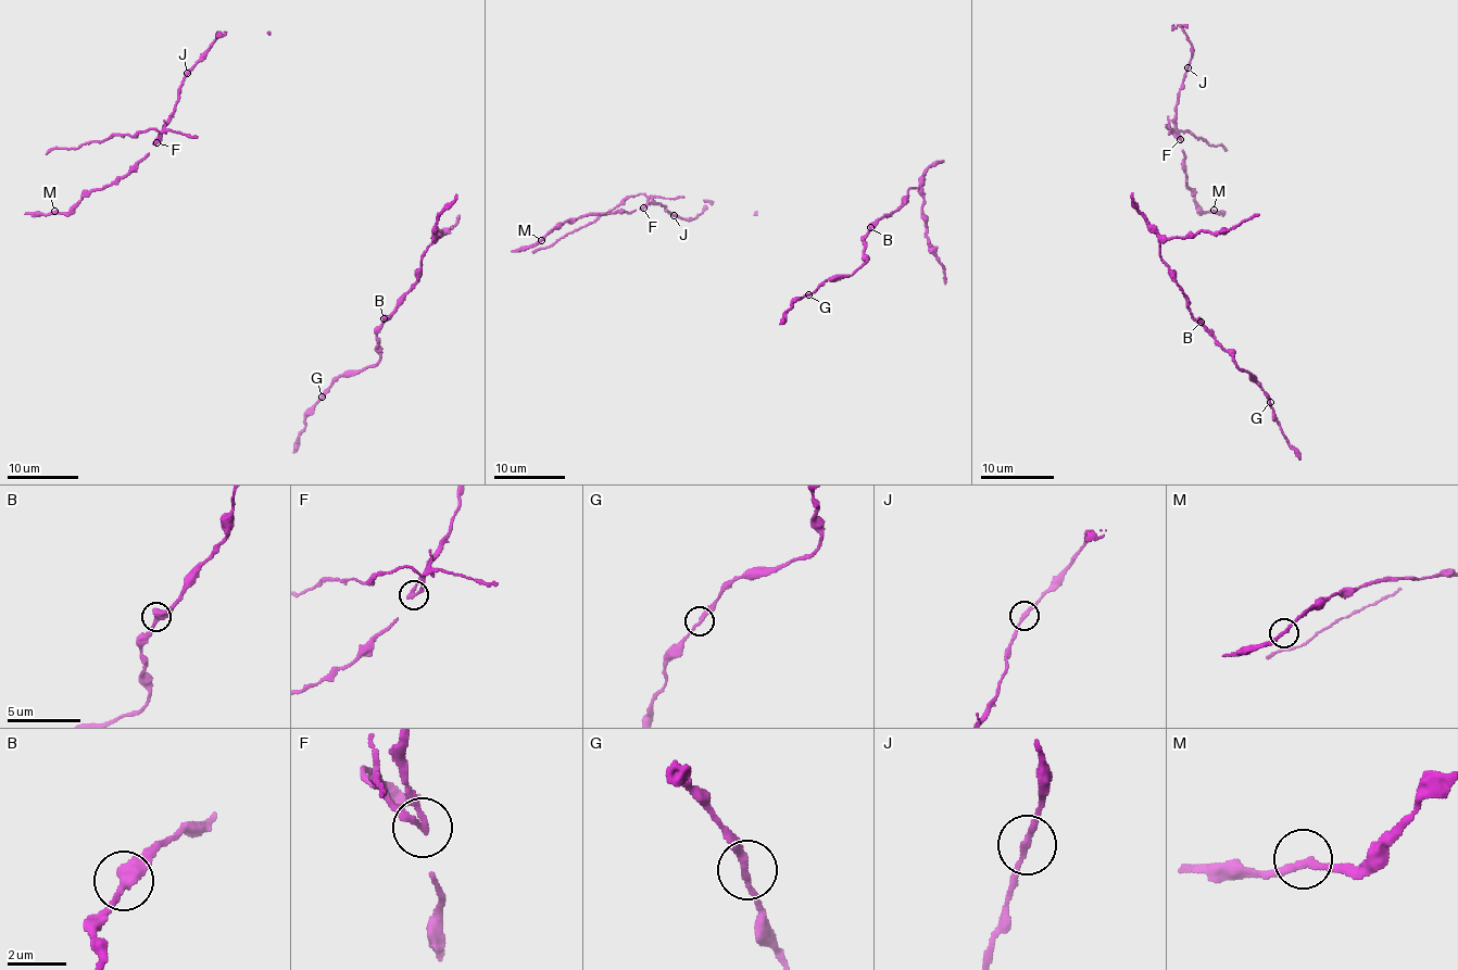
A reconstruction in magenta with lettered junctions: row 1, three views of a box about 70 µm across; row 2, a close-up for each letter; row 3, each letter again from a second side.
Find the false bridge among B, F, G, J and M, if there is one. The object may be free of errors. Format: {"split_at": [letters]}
{"split_at": ["F"]}

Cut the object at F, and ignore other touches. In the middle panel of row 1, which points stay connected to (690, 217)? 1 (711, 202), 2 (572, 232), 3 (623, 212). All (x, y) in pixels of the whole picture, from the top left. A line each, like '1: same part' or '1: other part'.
1: same part
2: other part
3: same part

